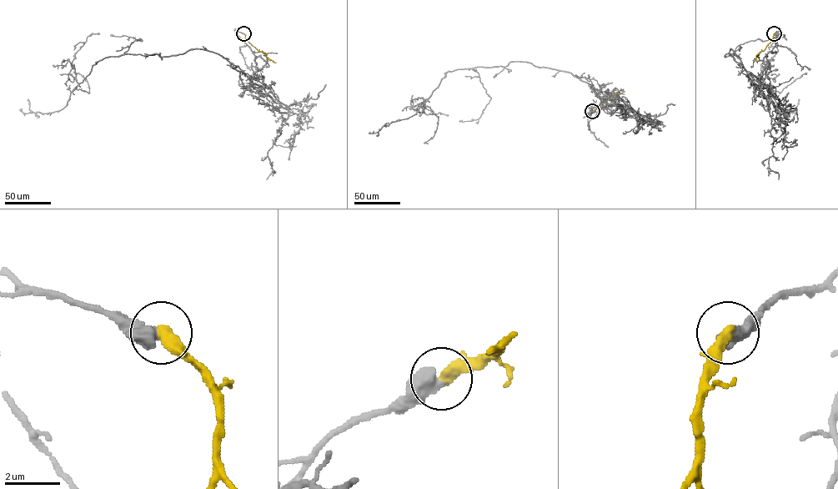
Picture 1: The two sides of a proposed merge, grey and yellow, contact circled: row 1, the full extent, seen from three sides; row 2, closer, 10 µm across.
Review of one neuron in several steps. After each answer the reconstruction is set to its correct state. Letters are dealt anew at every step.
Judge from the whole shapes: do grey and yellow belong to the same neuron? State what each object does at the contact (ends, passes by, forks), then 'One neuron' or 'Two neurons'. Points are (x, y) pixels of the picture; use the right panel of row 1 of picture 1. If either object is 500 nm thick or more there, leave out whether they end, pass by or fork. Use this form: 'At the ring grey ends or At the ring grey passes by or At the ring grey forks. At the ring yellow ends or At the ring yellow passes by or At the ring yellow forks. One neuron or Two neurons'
Two neurons

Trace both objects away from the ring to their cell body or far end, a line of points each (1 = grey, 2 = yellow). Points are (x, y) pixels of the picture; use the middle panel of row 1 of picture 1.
1: (592, 111), (605, 102), (589, 83), (511, 62), (448, 71), (415, 113), (377, 135)
2: (592, 111), (614, 93), (624, 93)

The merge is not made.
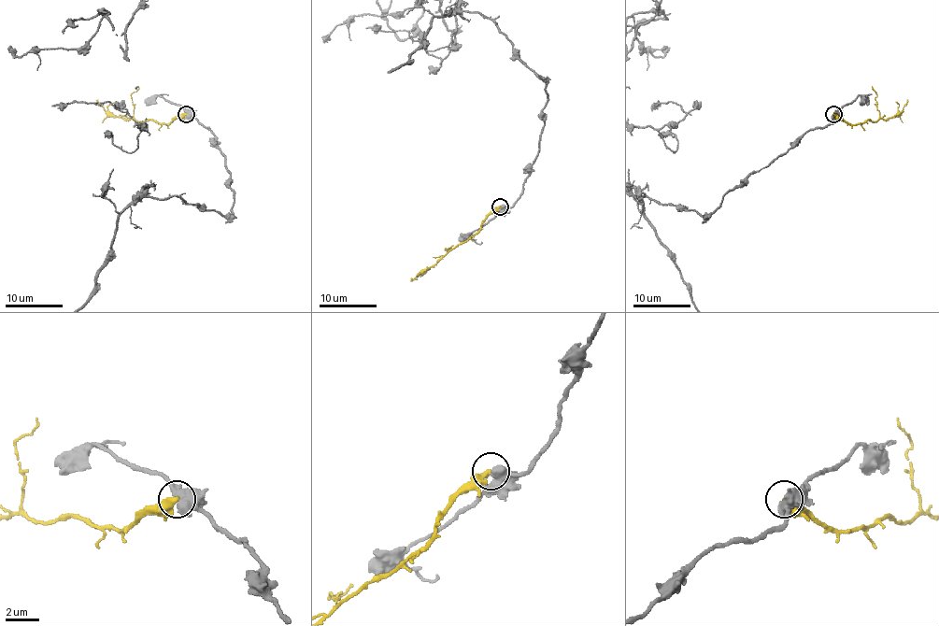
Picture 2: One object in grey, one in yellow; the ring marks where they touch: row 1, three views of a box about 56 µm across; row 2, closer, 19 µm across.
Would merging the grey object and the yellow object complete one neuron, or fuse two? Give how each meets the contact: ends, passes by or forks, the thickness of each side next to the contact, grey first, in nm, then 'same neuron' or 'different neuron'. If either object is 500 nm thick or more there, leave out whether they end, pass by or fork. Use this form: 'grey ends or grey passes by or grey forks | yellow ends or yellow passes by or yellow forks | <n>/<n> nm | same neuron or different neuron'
800/420 nm | different neuron

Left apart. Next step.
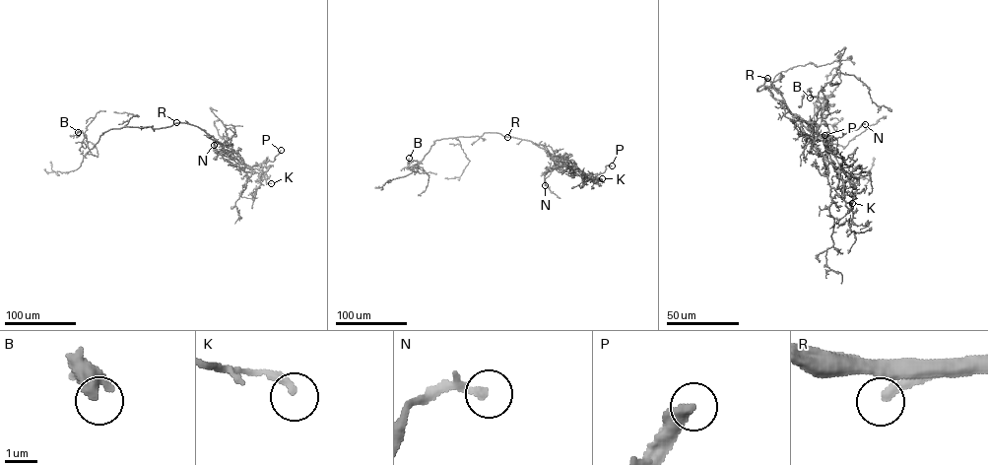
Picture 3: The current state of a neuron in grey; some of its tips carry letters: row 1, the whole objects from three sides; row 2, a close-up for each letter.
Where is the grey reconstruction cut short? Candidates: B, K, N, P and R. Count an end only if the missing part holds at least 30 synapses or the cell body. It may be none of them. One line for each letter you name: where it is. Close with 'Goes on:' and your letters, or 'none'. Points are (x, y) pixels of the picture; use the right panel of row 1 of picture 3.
P: Place: (824, 135)
R: Place: (767, 78)
Goes on: P, R

